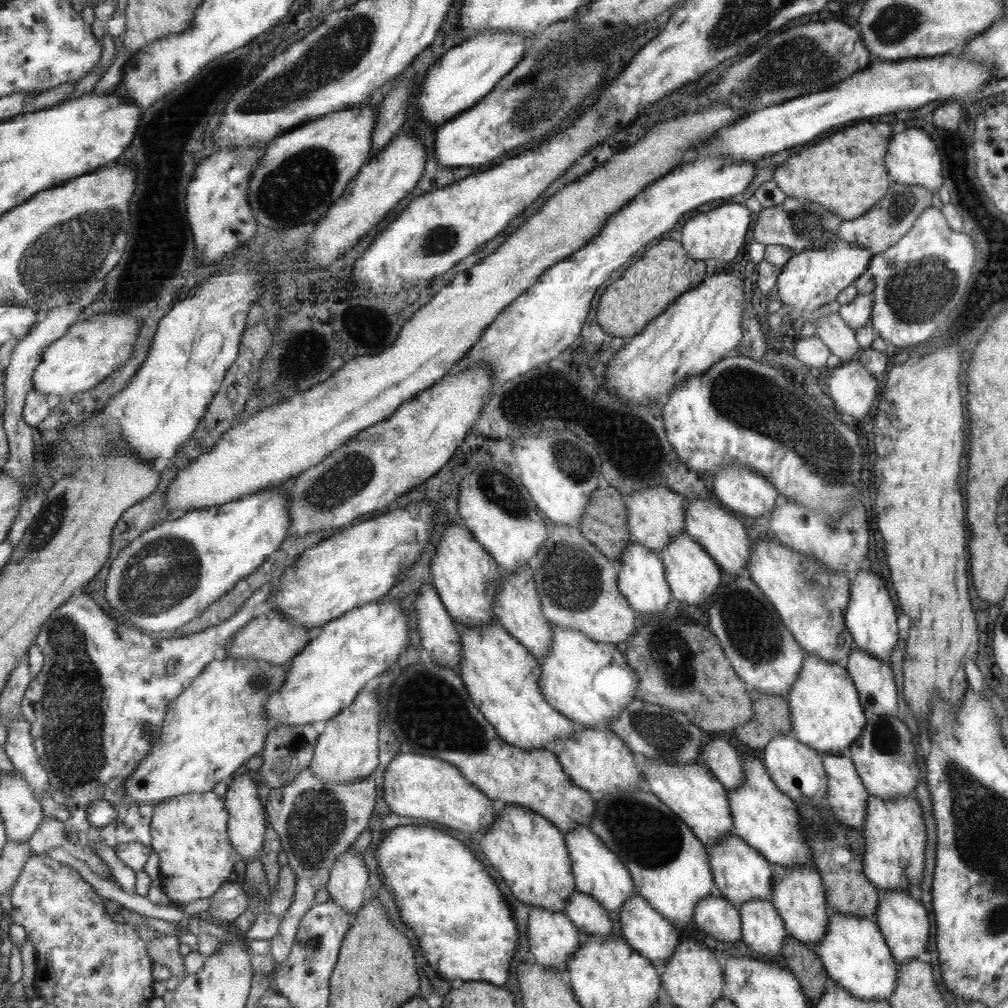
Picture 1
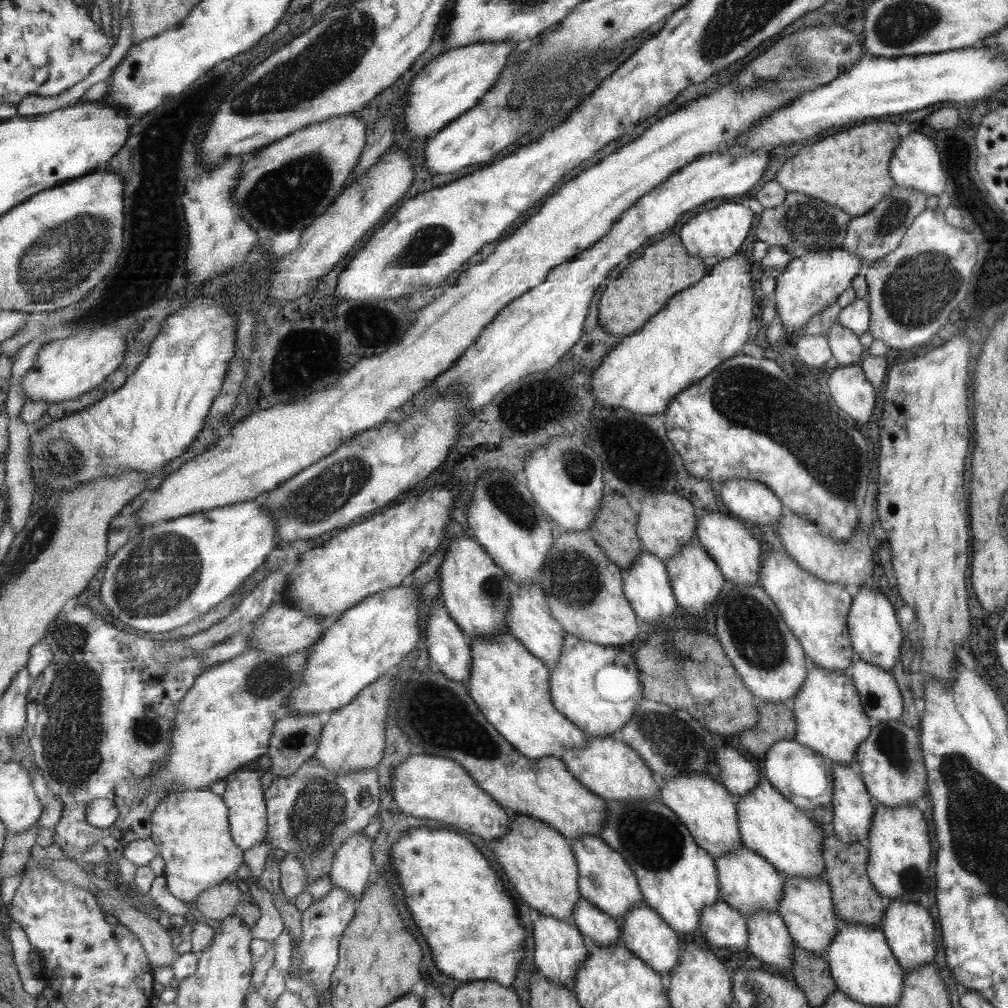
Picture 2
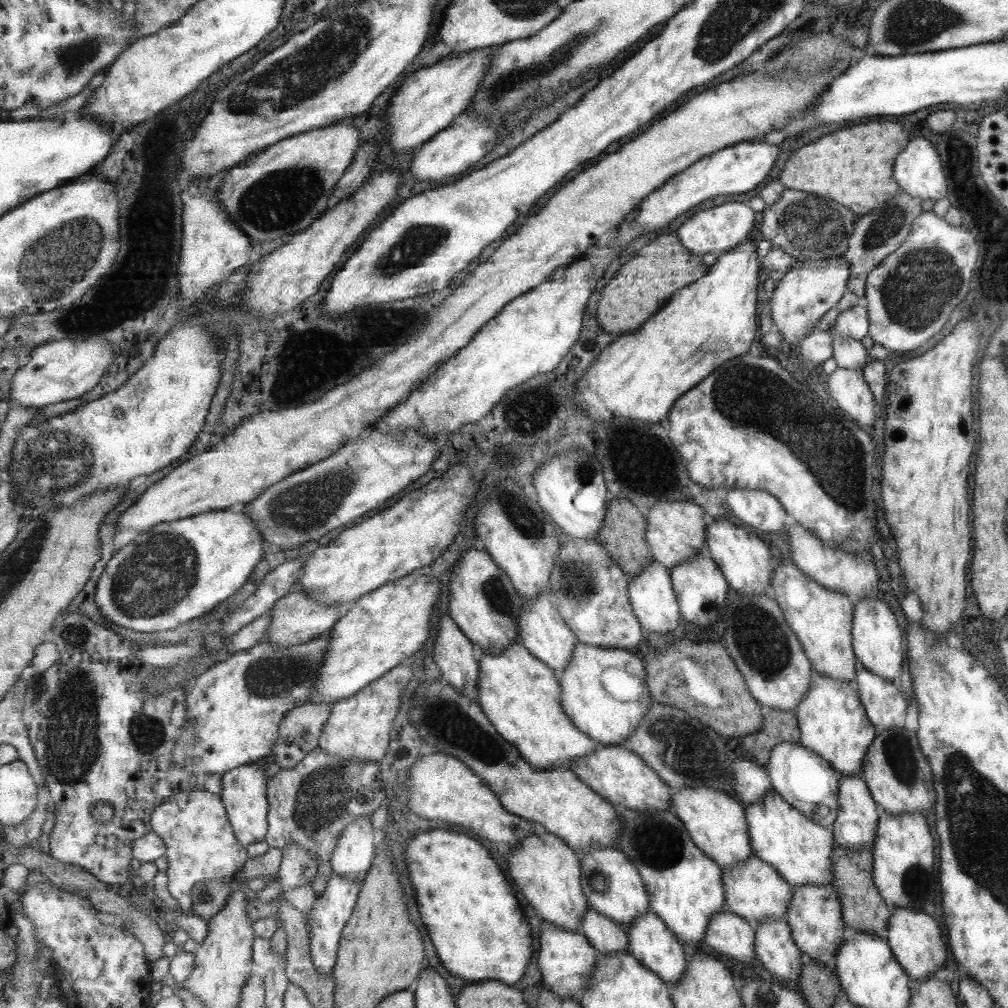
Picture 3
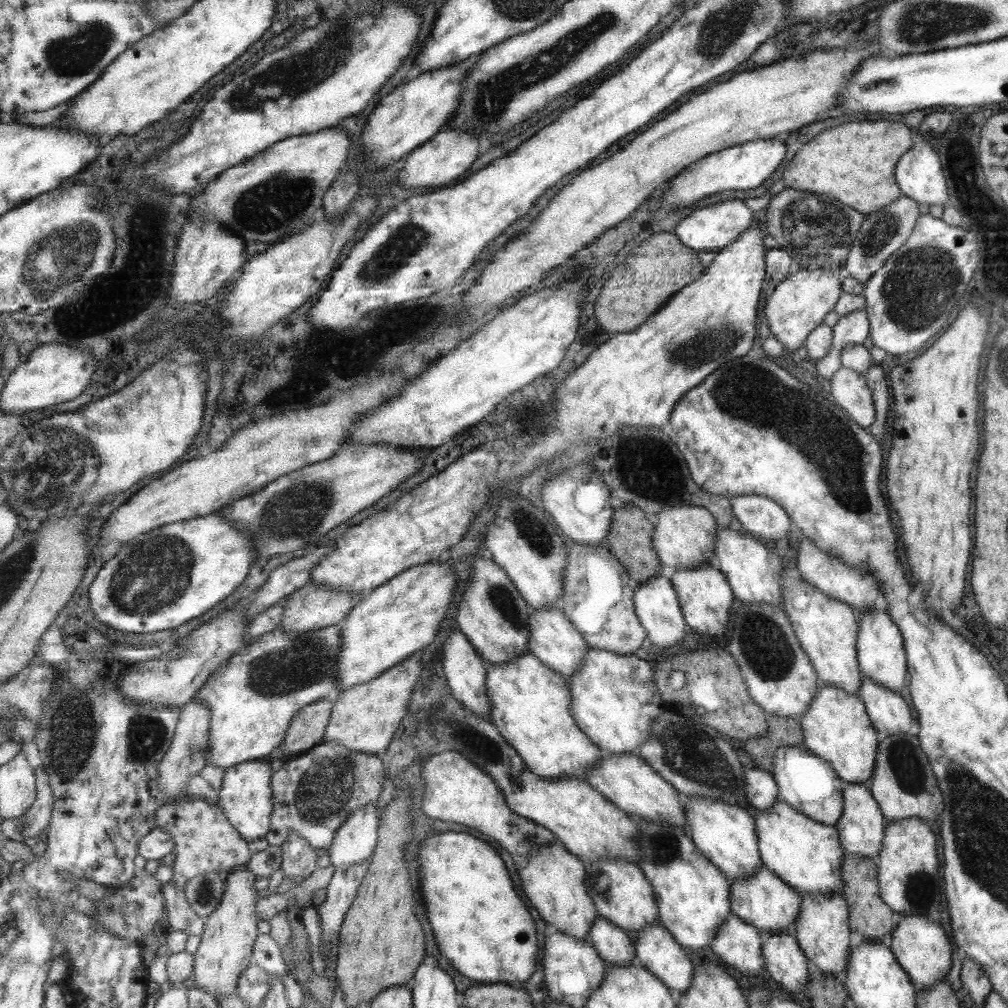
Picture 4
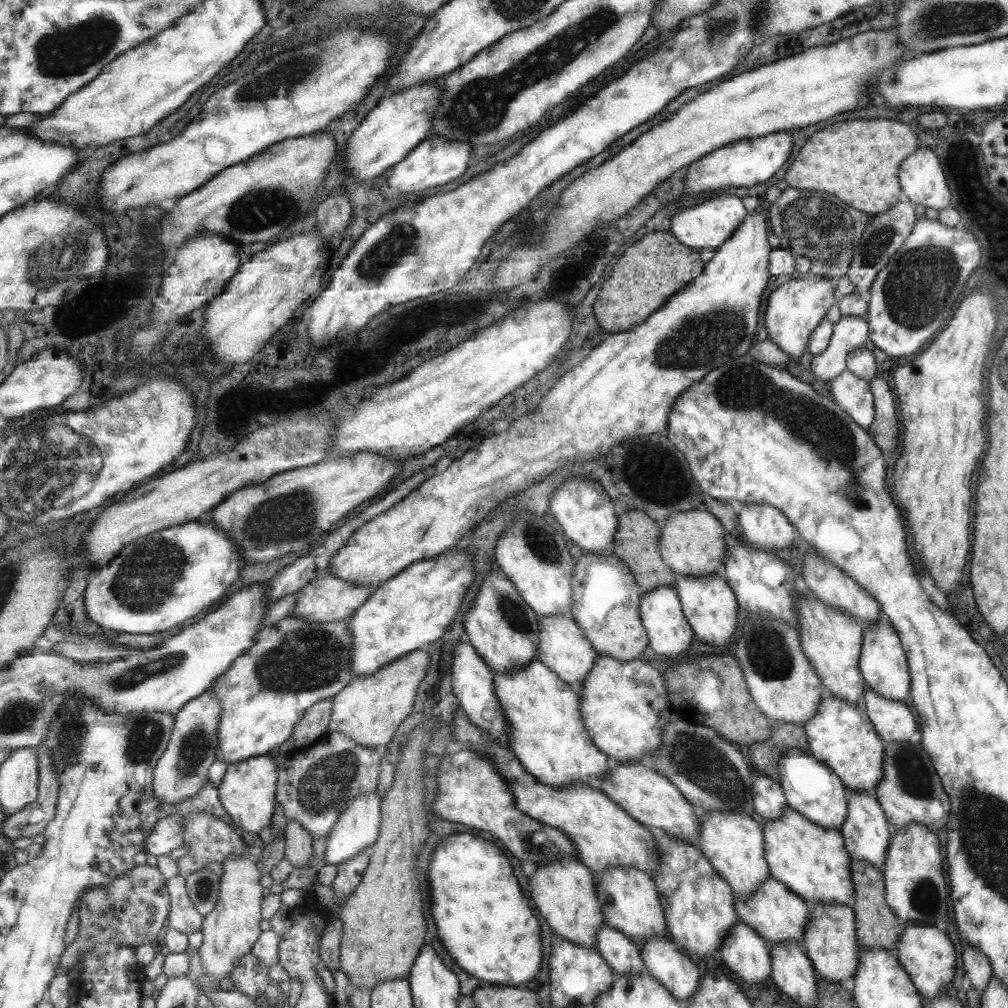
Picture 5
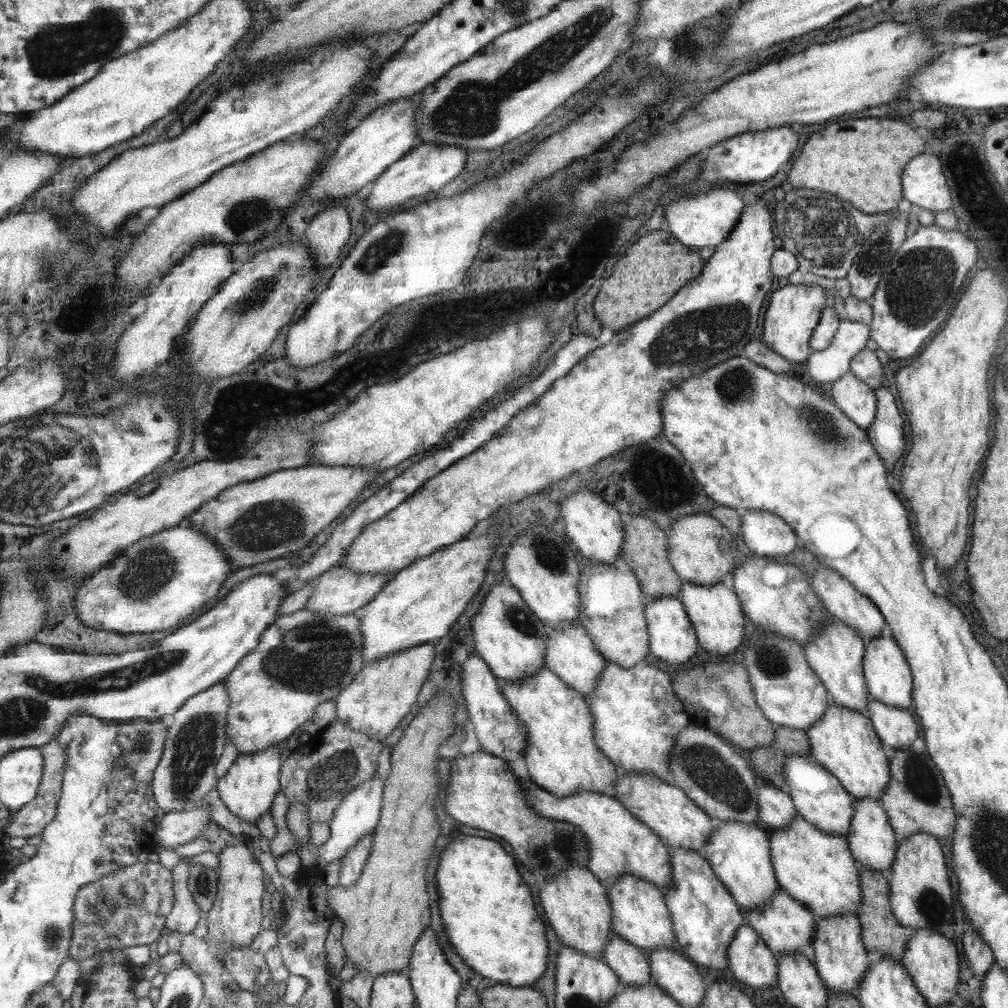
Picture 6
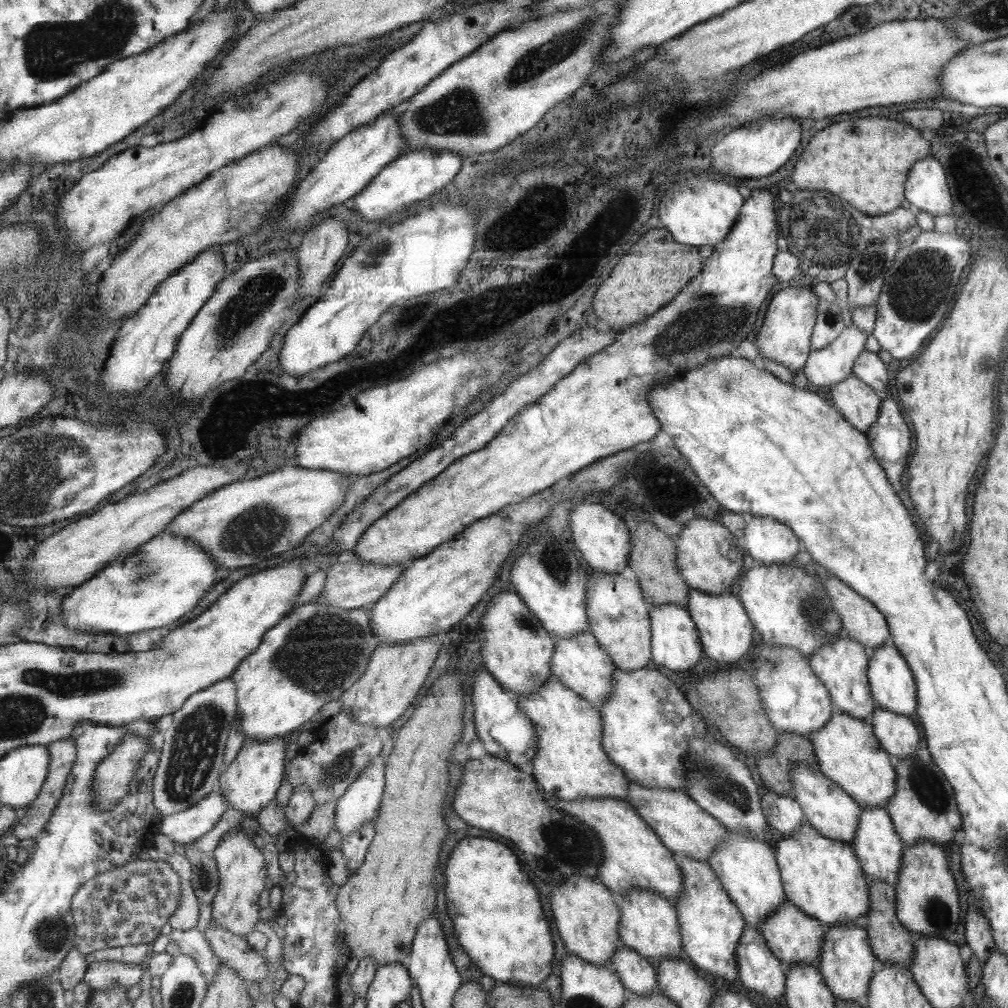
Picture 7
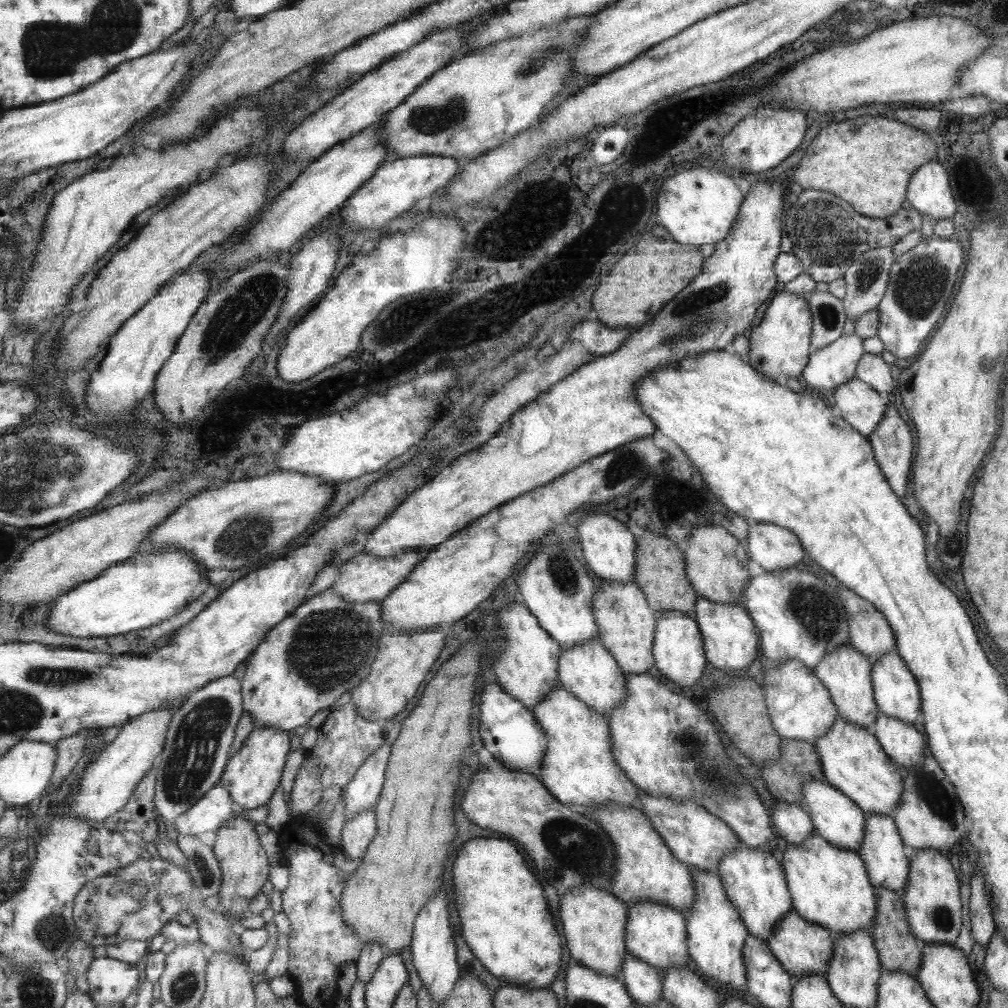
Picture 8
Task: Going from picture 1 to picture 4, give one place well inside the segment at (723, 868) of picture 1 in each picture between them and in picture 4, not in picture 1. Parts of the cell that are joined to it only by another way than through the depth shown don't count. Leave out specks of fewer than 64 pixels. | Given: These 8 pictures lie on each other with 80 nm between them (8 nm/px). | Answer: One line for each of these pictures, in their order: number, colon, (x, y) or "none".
2: (747, 882)
3: (753, 890)
4: (763, 900)

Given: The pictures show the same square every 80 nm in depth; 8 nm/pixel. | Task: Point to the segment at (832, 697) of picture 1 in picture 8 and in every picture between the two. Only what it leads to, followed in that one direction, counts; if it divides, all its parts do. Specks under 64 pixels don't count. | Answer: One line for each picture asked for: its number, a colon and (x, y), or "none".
2: (830, 720)
3: (832, 722)
4: (836, 728)
5: (840, 735)
6: (844, 742)
7: (846, 750)
8: (852, 761)

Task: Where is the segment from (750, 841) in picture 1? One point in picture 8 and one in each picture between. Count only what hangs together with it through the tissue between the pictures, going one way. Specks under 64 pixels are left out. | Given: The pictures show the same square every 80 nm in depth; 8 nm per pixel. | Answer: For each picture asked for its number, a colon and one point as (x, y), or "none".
2: (772, 826)
3: (800, 850)
4: (807, 856)
5: (812, 862)
6: (817, 869)
7: (823, 878)
8: (829, 886)

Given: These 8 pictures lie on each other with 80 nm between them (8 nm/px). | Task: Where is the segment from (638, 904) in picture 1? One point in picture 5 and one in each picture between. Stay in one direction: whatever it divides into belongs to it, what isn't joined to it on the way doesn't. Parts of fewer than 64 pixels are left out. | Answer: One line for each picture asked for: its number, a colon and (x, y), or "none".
2: (646, 934)
3: (650, 941)
4: (656, 949)
5: (679, 975)

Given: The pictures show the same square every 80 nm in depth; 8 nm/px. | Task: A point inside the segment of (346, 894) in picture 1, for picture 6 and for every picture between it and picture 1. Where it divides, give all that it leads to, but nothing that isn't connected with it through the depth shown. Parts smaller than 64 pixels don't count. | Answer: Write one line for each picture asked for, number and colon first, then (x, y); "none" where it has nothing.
2: (352, 868)
3: (356, 851)
4: (357, 839)
5: (359, 826)
6: (359, 814)

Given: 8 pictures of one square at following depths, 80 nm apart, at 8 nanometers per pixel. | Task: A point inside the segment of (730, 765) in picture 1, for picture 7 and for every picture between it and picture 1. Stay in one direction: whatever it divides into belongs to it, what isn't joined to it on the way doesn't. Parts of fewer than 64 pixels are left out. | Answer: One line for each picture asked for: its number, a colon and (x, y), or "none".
2: (738, 776)
3: (751, 782)
4: (760, 789)
5: (768, 801)
6: (774, 808)
7: (782, 813)

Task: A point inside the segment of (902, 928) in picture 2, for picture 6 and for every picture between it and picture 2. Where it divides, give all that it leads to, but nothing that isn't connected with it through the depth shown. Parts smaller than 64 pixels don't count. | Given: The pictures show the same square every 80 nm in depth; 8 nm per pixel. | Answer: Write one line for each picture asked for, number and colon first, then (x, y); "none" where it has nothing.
3: (915, 939)
4: (922, 949)
5: (927, 956)
6: (931, 961)

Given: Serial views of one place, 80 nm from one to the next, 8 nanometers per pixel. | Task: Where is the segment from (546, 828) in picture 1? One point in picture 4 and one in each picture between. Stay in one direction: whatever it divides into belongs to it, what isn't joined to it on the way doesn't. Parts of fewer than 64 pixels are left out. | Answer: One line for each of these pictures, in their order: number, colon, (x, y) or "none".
2: (538, 860)
3: (548, 872)
4: (554, 880)

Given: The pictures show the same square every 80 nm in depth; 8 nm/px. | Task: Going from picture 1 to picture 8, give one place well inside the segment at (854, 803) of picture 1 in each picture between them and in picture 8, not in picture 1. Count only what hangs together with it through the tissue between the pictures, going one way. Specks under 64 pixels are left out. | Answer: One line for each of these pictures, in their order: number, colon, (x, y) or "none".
2: (853, 806)
3: (855, 827)
4: (860, 829)
5: (866, 832)
6: (872, 842)
7: (878, 847)
8: (887, 860)

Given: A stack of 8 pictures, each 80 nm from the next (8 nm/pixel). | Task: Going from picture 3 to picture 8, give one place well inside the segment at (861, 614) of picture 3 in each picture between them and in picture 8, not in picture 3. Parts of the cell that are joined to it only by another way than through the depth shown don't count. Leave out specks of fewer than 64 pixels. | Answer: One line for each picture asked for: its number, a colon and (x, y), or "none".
4: (881, 656)
5: (882, 663)
6: (885, 671)
7: (893, 688)
8: (897, 695)

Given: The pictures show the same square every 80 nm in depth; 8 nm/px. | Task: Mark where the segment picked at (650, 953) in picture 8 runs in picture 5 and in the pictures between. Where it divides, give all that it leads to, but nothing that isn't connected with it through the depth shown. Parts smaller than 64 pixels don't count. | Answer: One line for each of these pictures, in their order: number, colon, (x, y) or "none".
5: (631, 903)
6: (641, 917)
7: (649, 925)

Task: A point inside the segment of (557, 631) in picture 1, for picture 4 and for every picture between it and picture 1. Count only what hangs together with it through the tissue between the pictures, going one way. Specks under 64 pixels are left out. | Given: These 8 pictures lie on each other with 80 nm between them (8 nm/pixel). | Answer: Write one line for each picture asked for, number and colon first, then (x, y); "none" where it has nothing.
2: (597, 687)
3: (603, 690)
4: (615, 700)

